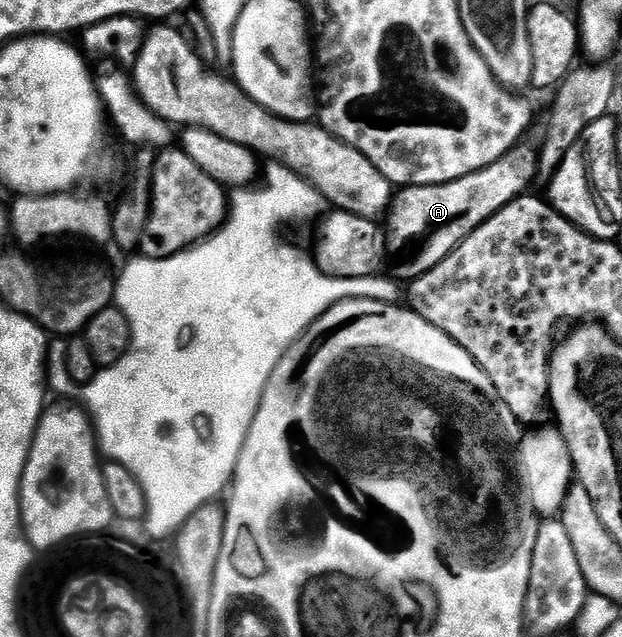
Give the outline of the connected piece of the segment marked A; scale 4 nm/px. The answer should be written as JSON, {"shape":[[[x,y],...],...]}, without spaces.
{"shape":[[[517,145],[508,154],[502,156],[497,163],[491,163],[486,169],[475,171],[472,175],[462,177],[458,181],[450,181],[442,185],[426,185],[425,187],[406,187],[395,192],[394,198],[386,212],[386,251],[396,255],[395,278],[400,281],[411,281],[422,277],[434,265],[438,265],[452,250],[462,242],[474,229],[478,229],[494,213],[498,213],[507,203],[513,203],[529,190],[532,178],[538,175],[538,159],[532,155],[525,145]]]}

